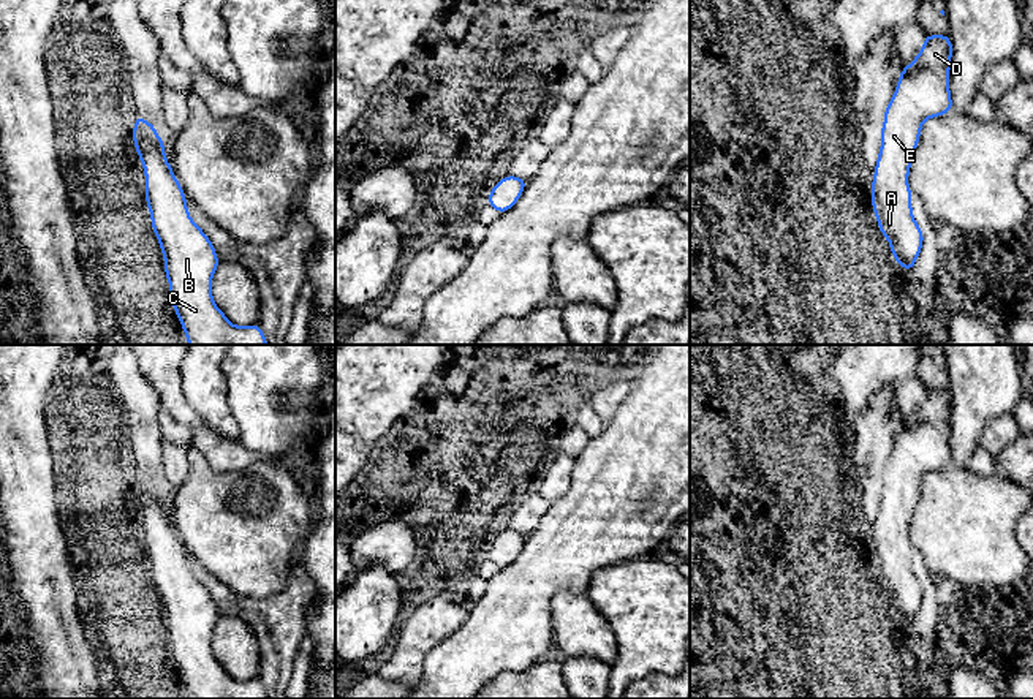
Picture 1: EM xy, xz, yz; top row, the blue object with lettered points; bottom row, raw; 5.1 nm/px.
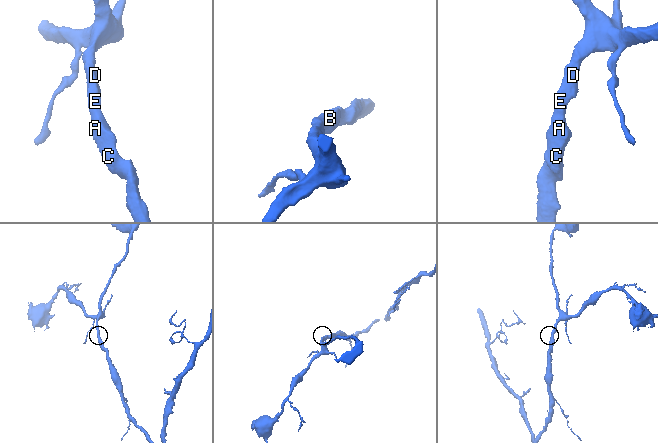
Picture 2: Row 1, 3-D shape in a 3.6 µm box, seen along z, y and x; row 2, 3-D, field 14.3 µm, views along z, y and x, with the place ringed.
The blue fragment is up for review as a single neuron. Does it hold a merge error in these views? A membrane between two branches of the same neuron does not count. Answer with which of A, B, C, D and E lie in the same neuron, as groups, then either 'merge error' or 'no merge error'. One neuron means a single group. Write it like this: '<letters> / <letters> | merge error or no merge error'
A B C D E | no merge error

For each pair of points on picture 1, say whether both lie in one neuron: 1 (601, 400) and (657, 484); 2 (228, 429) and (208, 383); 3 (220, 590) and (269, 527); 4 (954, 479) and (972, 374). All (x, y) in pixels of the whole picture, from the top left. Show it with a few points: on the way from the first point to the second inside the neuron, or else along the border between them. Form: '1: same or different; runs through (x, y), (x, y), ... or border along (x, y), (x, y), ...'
1: different; border along (631, 385), (631, 389), (606, 424)
2: same; runs through (219, 418), (208, 394)
3: different; border along (196, 562), (241, 595), (260, 598)
4: different; border along (953, 464), (964, 468)

